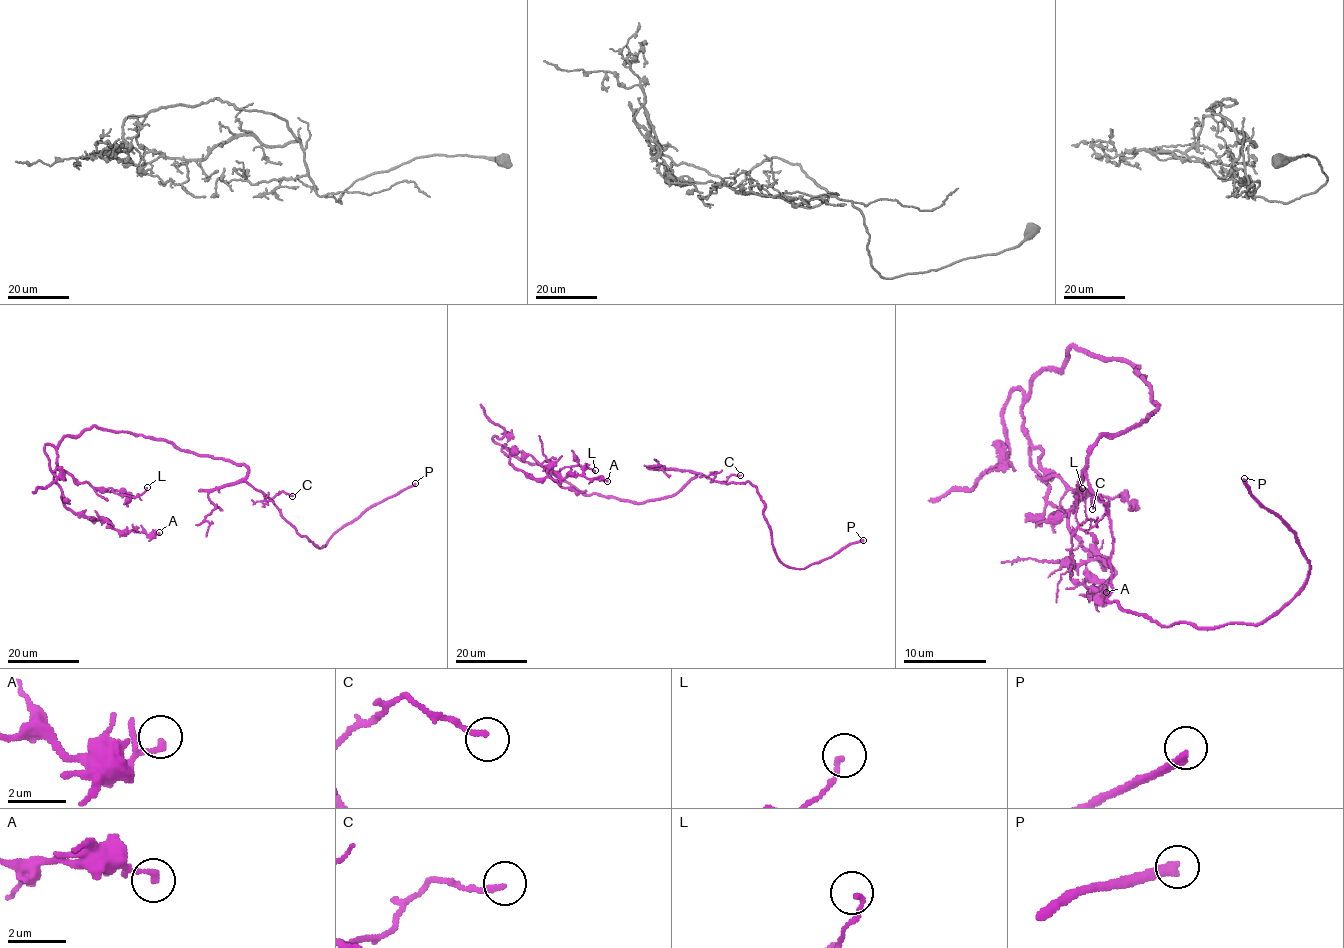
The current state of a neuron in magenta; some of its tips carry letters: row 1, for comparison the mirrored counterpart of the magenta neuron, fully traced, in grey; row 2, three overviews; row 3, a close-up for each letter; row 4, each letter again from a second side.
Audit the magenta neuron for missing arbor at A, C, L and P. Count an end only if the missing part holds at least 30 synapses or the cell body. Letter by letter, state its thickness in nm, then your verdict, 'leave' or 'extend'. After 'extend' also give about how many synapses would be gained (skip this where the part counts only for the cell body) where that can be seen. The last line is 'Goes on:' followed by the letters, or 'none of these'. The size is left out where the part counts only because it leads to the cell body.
A: calibre 200 nm; leave
C: calibre 190 nm; leave
L: calibre 150 nm; leave
P: calibre 300 nm; extend
Goes on: P

